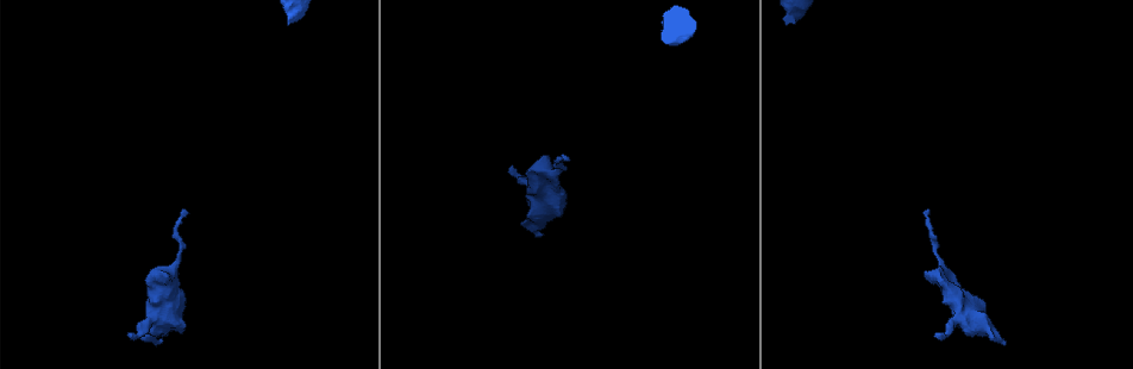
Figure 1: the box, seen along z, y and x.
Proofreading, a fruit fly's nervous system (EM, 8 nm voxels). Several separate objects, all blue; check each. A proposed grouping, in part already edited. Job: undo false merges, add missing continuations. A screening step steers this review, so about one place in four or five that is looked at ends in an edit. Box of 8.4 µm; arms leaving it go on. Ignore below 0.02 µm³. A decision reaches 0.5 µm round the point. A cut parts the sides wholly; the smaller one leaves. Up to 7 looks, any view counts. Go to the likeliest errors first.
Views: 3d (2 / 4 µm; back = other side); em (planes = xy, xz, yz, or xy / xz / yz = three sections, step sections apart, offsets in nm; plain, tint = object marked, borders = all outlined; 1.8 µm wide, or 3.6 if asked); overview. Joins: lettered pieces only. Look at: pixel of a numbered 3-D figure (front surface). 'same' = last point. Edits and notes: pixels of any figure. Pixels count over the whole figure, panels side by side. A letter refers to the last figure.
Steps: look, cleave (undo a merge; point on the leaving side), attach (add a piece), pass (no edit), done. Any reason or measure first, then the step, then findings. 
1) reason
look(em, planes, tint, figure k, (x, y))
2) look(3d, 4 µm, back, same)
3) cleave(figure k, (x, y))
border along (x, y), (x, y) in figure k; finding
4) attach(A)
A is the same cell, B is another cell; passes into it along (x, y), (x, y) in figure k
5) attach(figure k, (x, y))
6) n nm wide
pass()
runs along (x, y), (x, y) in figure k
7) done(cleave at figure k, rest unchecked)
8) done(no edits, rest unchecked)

free end
look(em, yz, step 4, tint, figure 1, (160, 341))

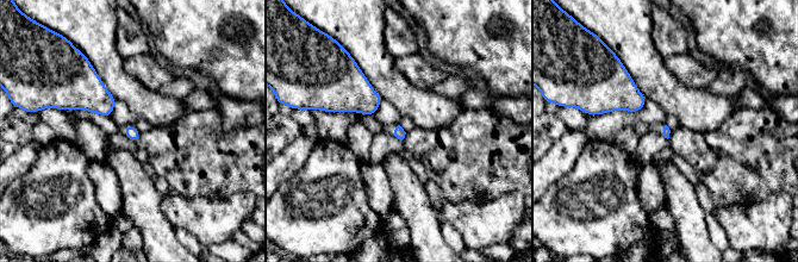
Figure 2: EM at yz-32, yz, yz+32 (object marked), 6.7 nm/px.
cut it another way
look(em, planes, borders, same)

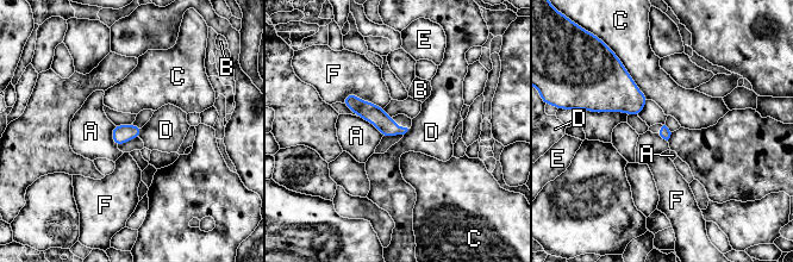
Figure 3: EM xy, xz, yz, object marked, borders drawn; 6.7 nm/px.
pass()
A, B, C, D, E and F are other cells; runs along (347, 99), (403, 130) in figure 3; no lettered piece goes on from it

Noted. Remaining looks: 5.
tapers out
look(3d, 2 µm, figure 1, (181, 210))

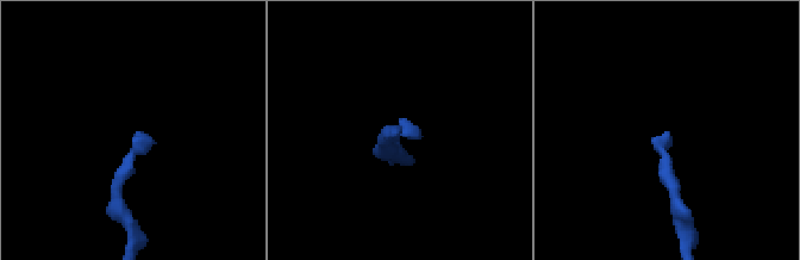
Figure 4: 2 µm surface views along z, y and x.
look(em, yz, step 4, tint, figure 4, (403, 119))

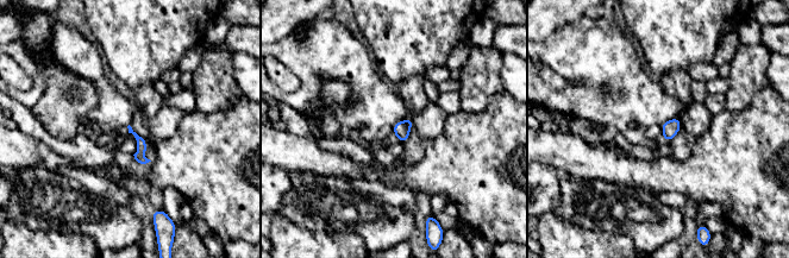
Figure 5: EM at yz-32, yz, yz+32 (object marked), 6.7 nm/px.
see the neighbours
look(em, yz, step 4, borders, same)

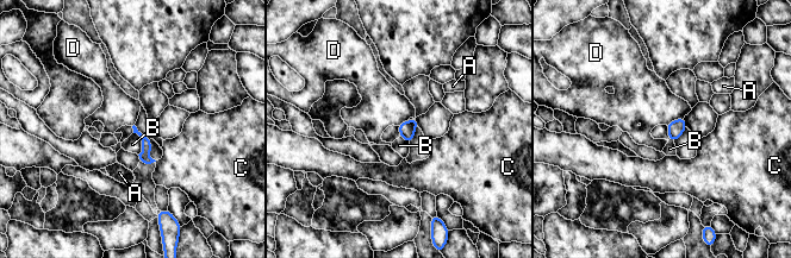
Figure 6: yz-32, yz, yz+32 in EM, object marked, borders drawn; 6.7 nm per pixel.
pass()
A, B, C and D are other cells; border along (684, 115), (671, 120), (666, 125) in figure 6; none of them fits

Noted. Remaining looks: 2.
free end
look(em, 3.6 µm, planes, borders, figure 1, (287, 22))

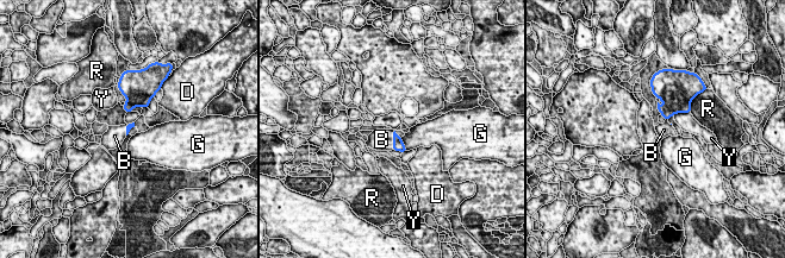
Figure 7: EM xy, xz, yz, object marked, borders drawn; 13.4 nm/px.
attach(B)
B is the same cell, D, G, R and Y are other cells; it goes on there

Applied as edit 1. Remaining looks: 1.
done(attach at figure 7, rest unchecked)

